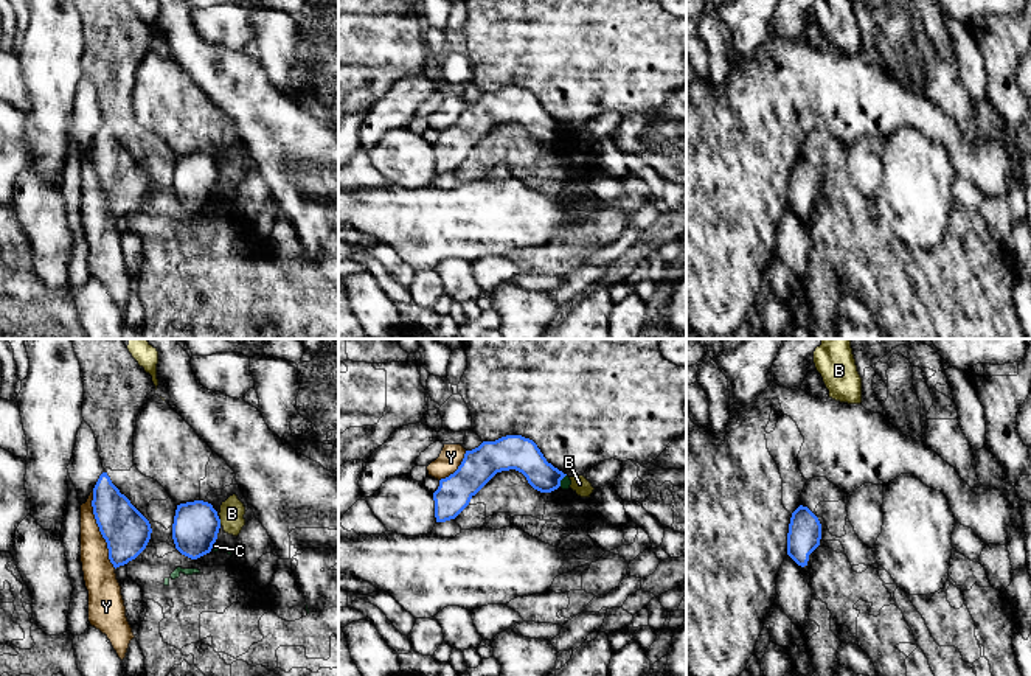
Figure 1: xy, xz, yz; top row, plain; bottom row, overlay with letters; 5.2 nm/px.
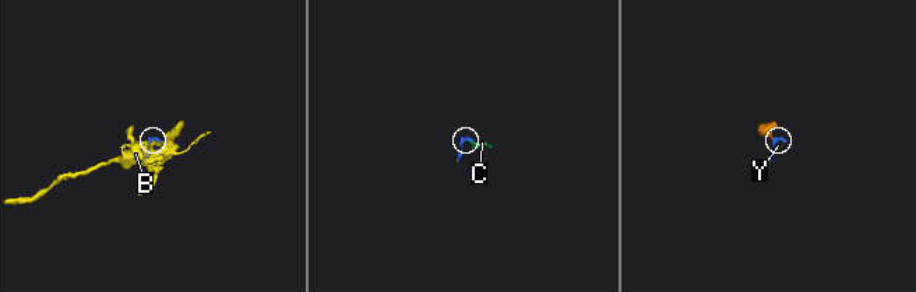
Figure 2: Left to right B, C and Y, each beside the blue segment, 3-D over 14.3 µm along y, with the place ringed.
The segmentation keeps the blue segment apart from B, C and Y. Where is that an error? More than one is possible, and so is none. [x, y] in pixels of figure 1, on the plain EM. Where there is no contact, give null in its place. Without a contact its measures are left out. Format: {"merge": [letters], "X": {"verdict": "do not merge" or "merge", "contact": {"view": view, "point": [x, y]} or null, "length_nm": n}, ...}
{"merge": [], "B": {"verdict": "do not merge", "contact": {"view": "xy", "point": [219, 174]}, "length_nm": 30}, "C": {"verdict": "do not merge", "contact": {"view": "xz", "point": [561, 131]}, "length_nm": 70}, "Y": {"verdict": "do not merge", "contact": {"view": "xy", "point": [100, 182]}, "length_nm": 420}}

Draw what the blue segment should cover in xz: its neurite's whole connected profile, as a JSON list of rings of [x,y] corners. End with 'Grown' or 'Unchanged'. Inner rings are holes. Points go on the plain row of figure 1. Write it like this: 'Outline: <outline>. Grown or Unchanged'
Outline: [[[506,87],[495,93],[483,93],[478,99],[466,103],[453,126],[439,132],[433,145],[436,174],[455,171],[497,124],[509,121],[522,124],[540,145],[557,141],[567,127],[548,115],[529,90]]]. Unchanged

